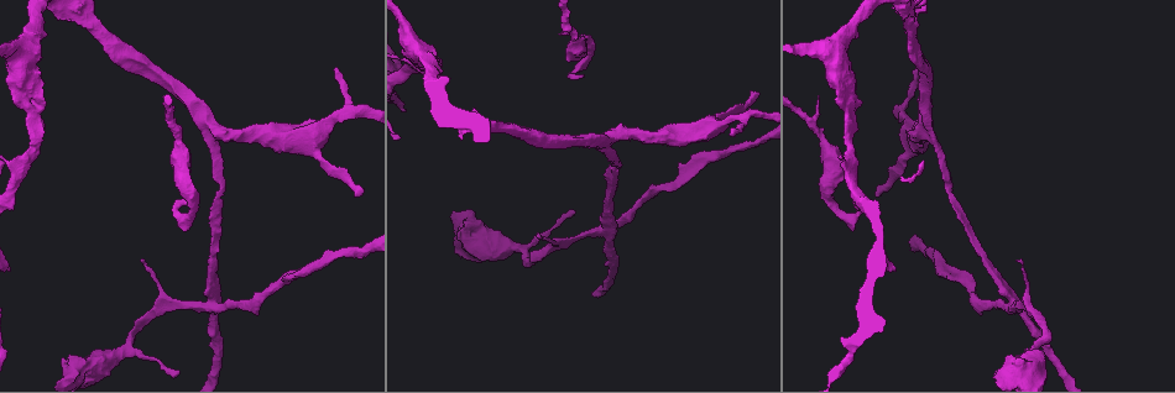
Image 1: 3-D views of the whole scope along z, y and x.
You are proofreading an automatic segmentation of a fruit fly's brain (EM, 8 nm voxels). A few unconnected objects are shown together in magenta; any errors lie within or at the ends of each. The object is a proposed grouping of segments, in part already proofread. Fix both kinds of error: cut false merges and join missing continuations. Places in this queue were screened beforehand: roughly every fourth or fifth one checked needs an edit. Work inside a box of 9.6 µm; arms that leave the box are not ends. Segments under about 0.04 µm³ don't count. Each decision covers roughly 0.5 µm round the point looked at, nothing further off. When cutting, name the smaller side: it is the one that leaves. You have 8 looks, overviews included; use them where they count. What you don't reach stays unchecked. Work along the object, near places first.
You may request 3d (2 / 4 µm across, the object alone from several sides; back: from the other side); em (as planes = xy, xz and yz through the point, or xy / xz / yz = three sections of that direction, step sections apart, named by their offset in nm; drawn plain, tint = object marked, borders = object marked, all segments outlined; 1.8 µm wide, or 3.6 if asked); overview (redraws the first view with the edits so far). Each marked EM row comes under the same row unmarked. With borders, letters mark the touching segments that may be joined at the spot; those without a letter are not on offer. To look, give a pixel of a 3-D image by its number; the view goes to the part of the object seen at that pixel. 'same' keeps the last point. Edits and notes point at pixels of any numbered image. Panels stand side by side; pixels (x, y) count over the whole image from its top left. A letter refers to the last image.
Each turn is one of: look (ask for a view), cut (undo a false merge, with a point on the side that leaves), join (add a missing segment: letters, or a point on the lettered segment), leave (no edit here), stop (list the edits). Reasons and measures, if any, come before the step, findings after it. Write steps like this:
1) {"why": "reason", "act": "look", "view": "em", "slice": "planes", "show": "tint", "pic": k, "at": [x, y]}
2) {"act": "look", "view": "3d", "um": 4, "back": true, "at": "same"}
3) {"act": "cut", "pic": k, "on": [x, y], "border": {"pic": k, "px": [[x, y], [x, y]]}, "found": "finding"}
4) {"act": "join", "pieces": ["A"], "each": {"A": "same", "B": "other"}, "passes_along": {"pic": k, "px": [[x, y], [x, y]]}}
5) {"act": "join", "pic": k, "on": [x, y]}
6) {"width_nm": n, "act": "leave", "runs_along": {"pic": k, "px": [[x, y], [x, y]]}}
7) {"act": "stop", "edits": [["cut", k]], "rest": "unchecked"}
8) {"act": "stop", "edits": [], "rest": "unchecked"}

{"why": "tapers out", "act": "look", "view": "em", "slice": "planes", "show": "borders", "pic": 1, "at": [880, 193]}

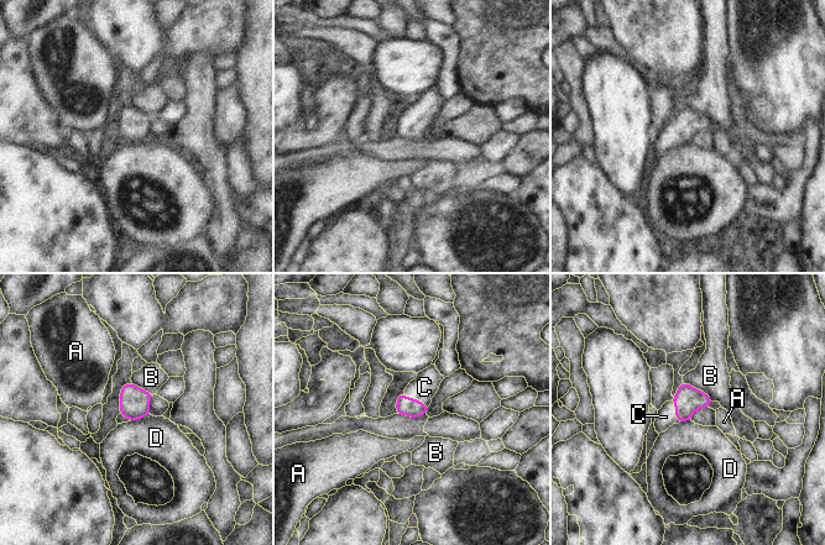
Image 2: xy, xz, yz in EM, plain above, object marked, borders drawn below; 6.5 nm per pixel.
{"act": "join", "pieces": ["C"], "each": {"A": "other", "B": "other", "C": "same", "D": "other"}, "passes_along": {"pic": 2, "px": [[406, 405], [416, 399], [424, 387]]}, "found": "the cell continues"}

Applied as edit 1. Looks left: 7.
{"act": "look", "view": "overview"}

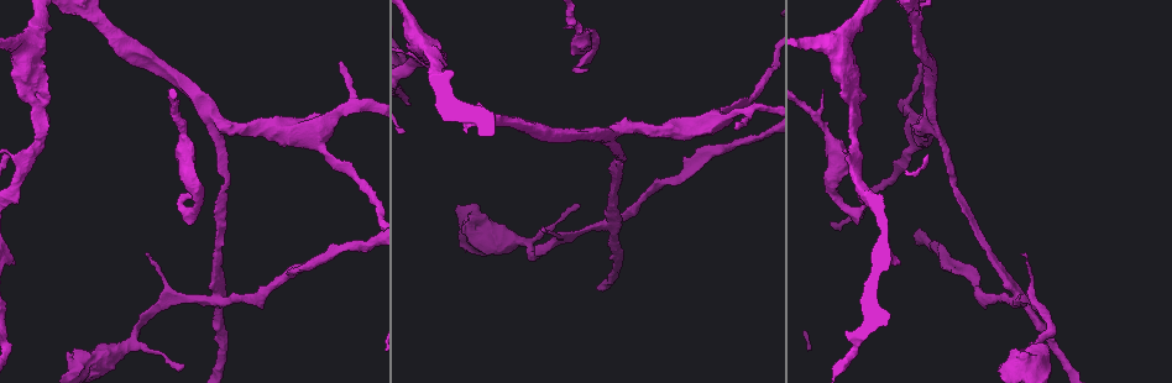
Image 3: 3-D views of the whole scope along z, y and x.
{"act": "look", "view": "3d", "um": 4, "back": true, "pic": 3, "at": [217, 134]}

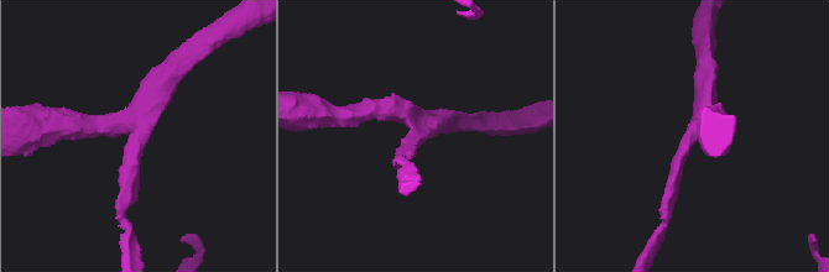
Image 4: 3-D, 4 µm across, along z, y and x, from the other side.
{"arms": 3, "arm_widths_nm": [190, 260, 300], "why": "shape alone is not enough", "act": "look", "view": "em", "slice": "planes", "show": "borders", "pic": 4, "at": [413, 136]}

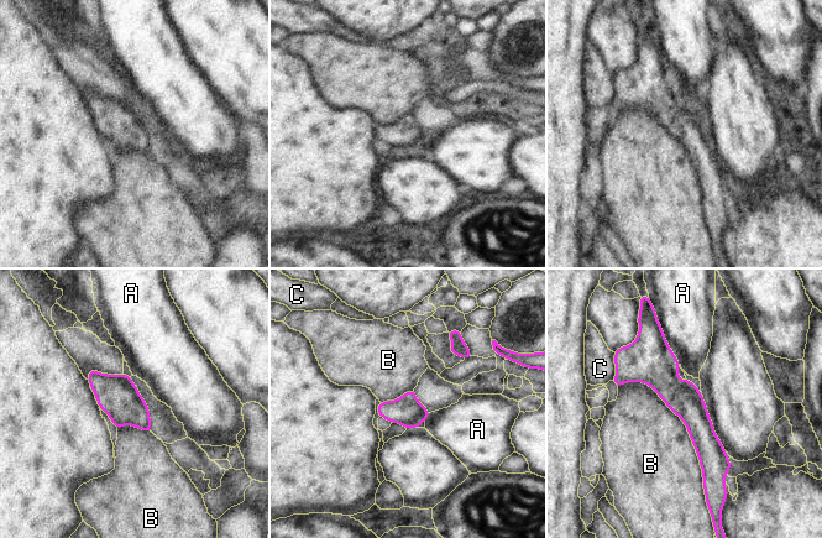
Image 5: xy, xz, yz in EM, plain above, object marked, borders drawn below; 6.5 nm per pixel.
{"longest_contact_nm": ["B", 900], "act": "leave", "each": {"A": "other", "B": "other", "C": "other"}, "border": {"pic": 5, "px": [[619, 385], [680, 418], [705, 491]]}, "found": "continuous, no second cell"}

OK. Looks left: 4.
{"why": "branch stops here", "act": "look", "view": "3d", "um": 2, "pic": 3, "at": [824, 89]}

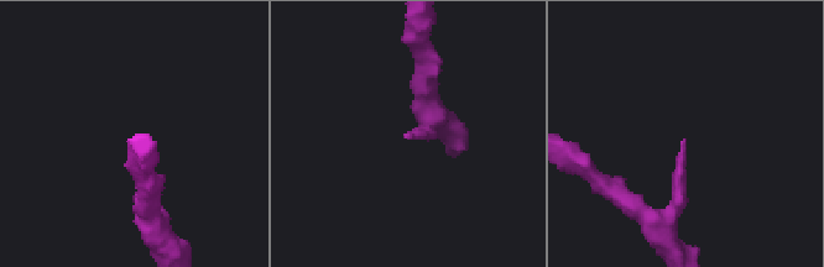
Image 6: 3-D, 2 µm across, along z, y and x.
{"act": "look", "view": "em", "slice": "planes", "show": "borders", "pic": 6, "at": [683, 142]}

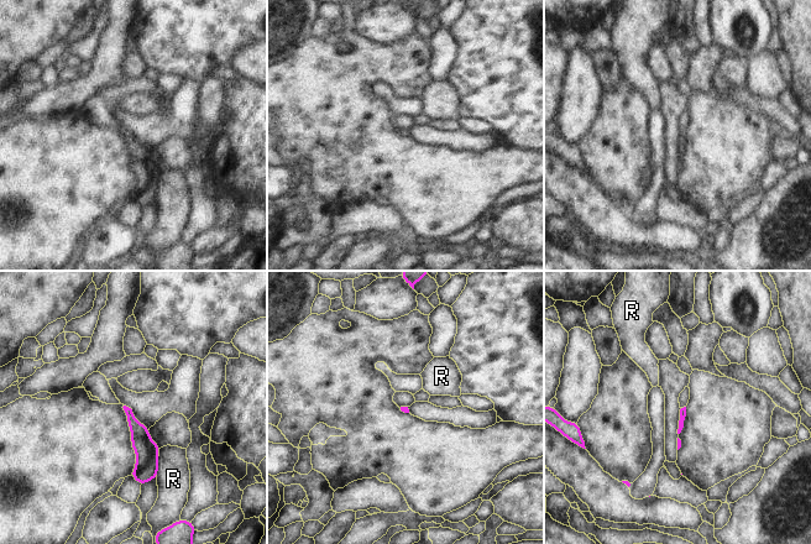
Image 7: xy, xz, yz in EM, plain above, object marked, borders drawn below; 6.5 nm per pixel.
{"longest_contact_nm": ["R", 140], "act": "leave", "each": {"R": "other"}, "border": {"pic": 7, "px": [[158, 456], [158, 472], [156, 476]]}, "found": "no lettered segment goes on from it"}

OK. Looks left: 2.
{"act": "stop", "edits": [["join", 2]], "rest": "unchecked"}

